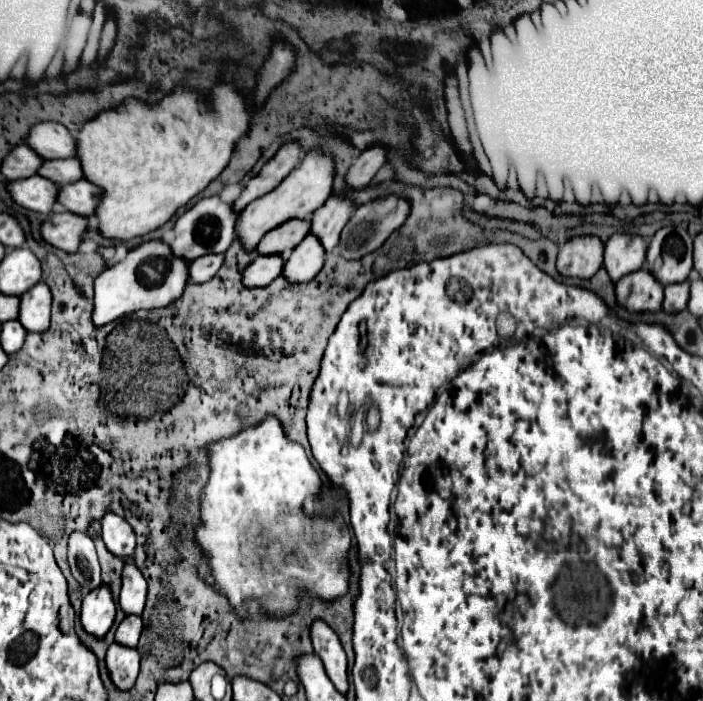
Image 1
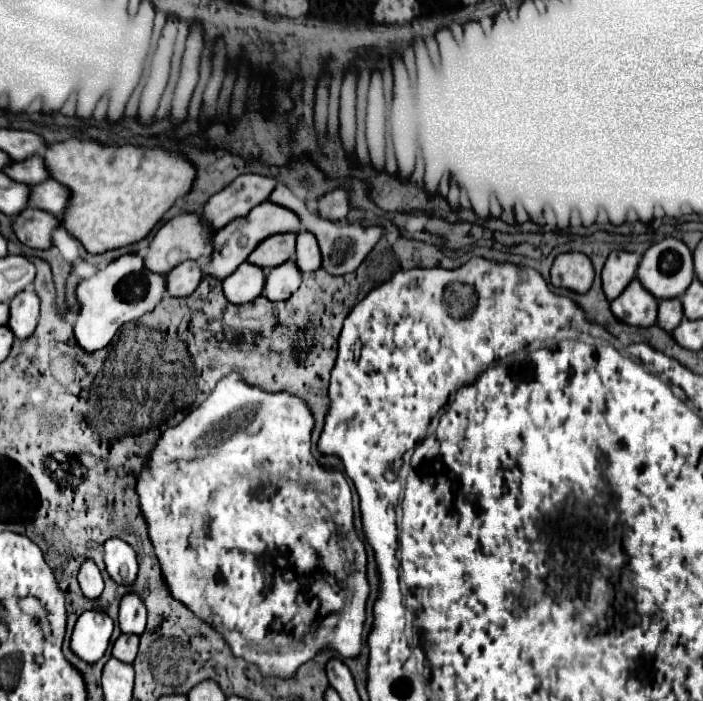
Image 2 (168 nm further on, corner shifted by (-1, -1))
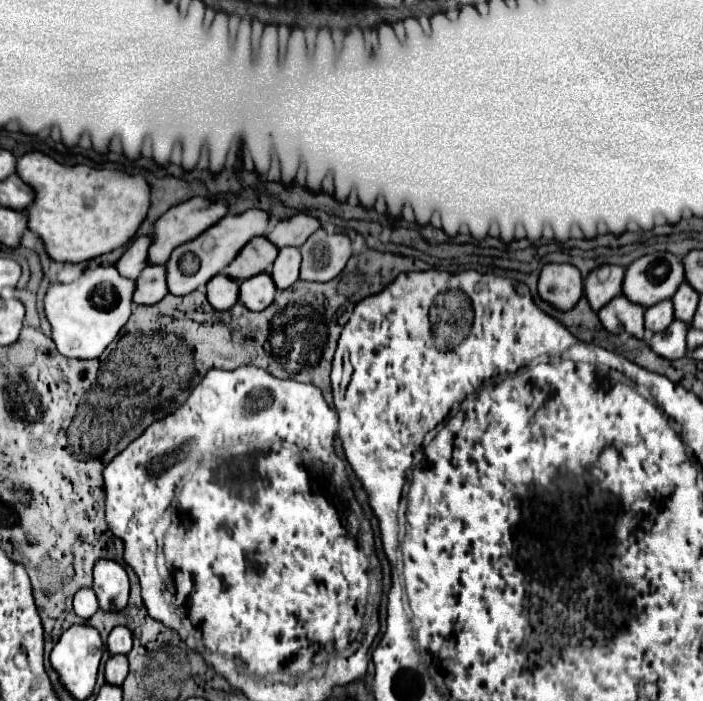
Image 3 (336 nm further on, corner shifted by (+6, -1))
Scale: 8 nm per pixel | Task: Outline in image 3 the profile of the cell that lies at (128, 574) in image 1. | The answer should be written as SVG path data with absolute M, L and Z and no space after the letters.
M116 626L108 636L110 654L128 654L132 650L132 630L126 626Z

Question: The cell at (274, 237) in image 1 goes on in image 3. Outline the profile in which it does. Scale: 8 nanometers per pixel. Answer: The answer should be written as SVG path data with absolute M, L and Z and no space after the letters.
M258 236L246 244L246 248L228 264L224 272L226 276L232 276L234 280L242 282L256 274L270 272L276 256L278 256L278 248L268 238Z

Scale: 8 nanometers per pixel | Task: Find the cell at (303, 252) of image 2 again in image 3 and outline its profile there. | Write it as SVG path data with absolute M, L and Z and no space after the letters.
M286 246L280 250L272 266L272 278L276 280L278 290L290 288L300 278L300 264L302 264L302 254L298 248Z

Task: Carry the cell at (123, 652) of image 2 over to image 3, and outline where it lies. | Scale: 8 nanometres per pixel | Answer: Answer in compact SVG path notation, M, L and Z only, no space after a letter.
M110 656L106 662L106 682L122 684L128 674L128 658L126 656Z

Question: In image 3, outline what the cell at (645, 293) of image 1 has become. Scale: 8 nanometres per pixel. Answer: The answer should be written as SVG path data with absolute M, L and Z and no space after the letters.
M624 294L610 300L600 312L600 320L604 328L612 334L626 332L630 336L642 338L644 336L644 308L640 304L630 302Z

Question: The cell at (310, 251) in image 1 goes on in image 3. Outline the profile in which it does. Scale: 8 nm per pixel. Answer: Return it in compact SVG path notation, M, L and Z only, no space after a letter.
M266 272L252 276L240 284L240 302L254 312L268 308L274 302L274 296L276 296L276 284L272 276Z

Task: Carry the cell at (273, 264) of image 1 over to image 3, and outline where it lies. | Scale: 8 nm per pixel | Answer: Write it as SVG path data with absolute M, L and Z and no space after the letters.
M218 274L208 282L208 300L216 310L232 308L240 298L240 284L226 274Z

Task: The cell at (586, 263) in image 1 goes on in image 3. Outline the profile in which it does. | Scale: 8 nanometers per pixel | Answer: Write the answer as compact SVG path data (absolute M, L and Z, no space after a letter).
M546 264L540 272L538 292L540 298L556 306L558 310L568 310L576 306L582 296L582 276L572 264Z

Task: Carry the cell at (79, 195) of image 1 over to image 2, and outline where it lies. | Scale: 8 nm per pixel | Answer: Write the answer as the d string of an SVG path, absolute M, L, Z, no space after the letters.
M47 178L31 186L31 192L29 192L29 204L53 216L63 216L67 200L69 200L67 188L63 184L55 184L53 178Z

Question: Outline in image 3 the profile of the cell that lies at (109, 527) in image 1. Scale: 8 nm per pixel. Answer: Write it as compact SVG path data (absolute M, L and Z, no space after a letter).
M100 558L94 564L94 592L100 608L124 608L128 602L128 574L126 568L116 560Z

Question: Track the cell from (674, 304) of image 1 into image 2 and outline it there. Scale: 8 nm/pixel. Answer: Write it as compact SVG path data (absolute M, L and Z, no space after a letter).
M671 298L671 300L659 300L659 314L657 314L657 324L661 328L667 328L667 332L671 332L673 328L679 326L679 322L683 320L683 306L679 298Z

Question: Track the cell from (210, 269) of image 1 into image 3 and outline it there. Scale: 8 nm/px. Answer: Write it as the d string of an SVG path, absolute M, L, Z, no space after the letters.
M150 264L136 280L136 304L156 304L168 294L166 284L166 266L164 264Z

